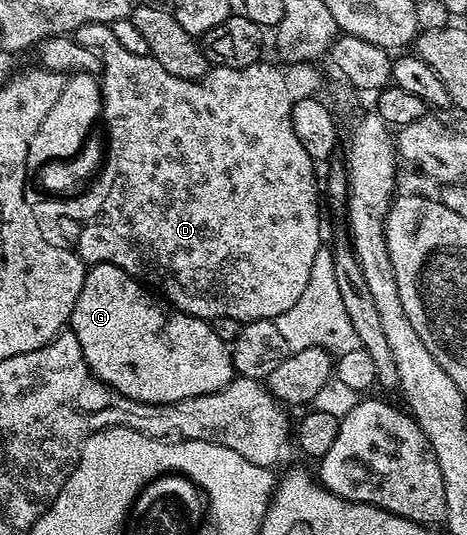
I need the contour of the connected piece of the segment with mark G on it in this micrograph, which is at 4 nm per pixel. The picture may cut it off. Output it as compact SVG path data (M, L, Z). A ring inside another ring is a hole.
M96 262L87 269L84 288L80 288L80 296L70 314L68 326L74 331L76 340L80 340L90 373L116 393L137 402L151 402L153 406L223 390L236 376L227 343L226 346L222 343L221 336L210 327L213 325L207 319L193 318L181 310L167 308L153 296L139 279L116 268L116 264Z

